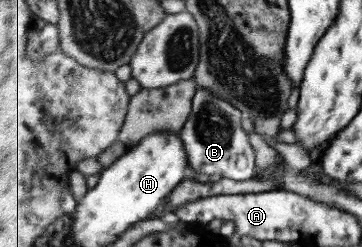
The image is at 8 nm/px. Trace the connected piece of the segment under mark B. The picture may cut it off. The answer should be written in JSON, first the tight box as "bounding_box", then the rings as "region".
{"bounding_box":[180,88,255,181],"region":[[[200,88],[195,95],[192,113],[180,132],[184,140],[189,166],[195,174],[219,174],[234,181],[255,178],[255,150],[249,144],[249,136],[241,126],[242,109],[217,96],[209,88]]]}

